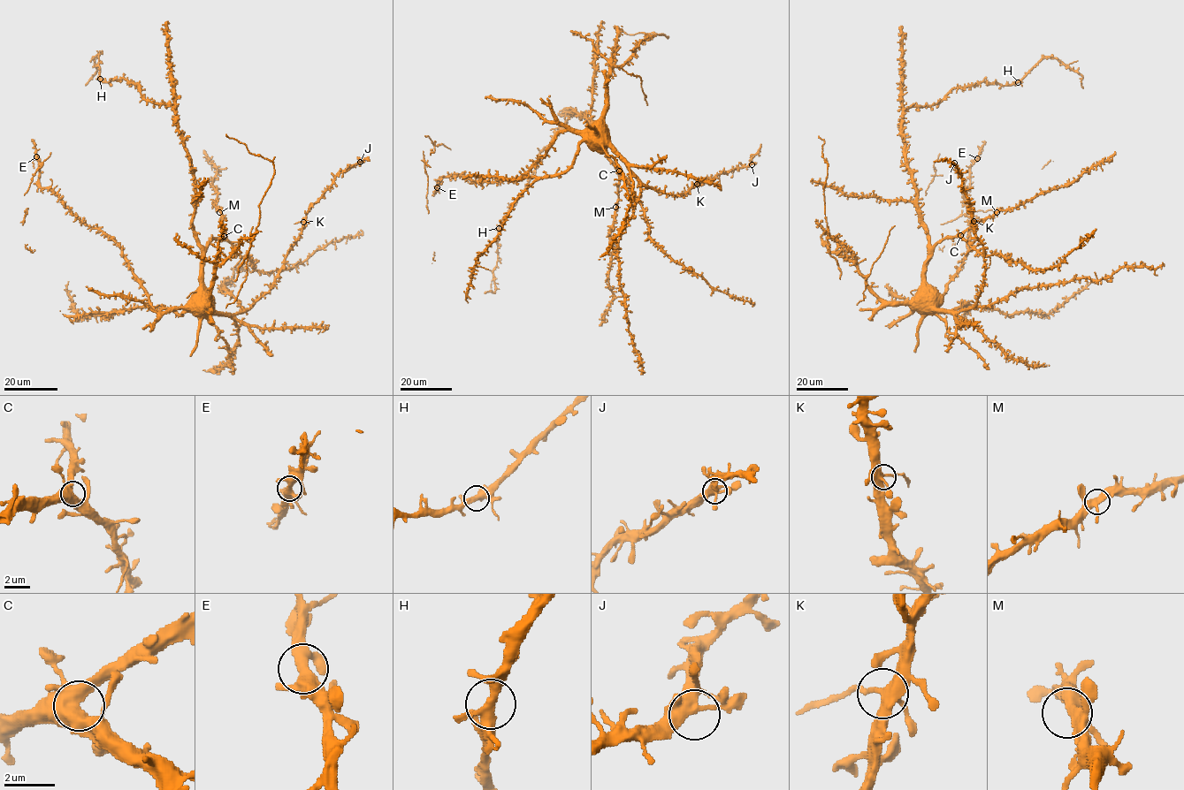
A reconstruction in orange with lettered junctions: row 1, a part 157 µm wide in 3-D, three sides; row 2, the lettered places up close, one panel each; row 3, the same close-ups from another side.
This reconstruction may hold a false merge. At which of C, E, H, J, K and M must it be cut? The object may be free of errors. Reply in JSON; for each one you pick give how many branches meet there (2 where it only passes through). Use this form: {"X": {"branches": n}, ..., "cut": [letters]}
{"cut": []}

